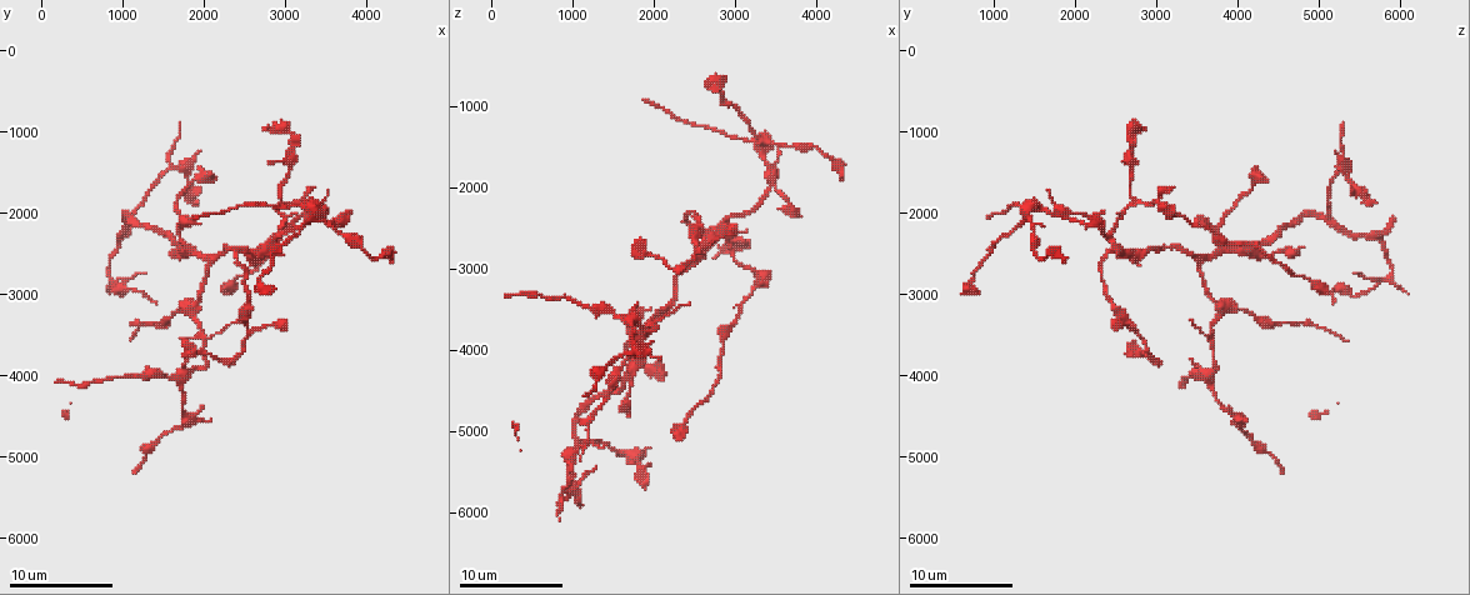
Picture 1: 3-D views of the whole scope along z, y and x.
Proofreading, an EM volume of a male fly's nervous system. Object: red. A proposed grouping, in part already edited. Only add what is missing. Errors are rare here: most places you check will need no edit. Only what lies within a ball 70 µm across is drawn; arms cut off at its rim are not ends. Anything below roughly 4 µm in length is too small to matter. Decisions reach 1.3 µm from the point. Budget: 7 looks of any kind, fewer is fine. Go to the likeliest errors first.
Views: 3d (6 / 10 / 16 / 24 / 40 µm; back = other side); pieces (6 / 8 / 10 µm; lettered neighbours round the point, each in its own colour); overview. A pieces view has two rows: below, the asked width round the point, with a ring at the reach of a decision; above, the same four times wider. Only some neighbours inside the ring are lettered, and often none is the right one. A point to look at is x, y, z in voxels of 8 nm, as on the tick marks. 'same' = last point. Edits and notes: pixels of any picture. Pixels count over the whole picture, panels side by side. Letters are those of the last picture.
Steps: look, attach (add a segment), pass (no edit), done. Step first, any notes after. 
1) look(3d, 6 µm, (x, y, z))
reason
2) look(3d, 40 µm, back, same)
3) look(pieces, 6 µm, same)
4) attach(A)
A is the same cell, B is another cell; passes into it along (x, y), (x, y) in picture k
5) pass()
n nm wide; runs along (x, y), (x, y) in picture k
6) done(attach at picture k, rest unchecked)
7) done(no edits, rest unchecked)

look(pieces, 8 µm, (1850, 1900, 5700))
free end

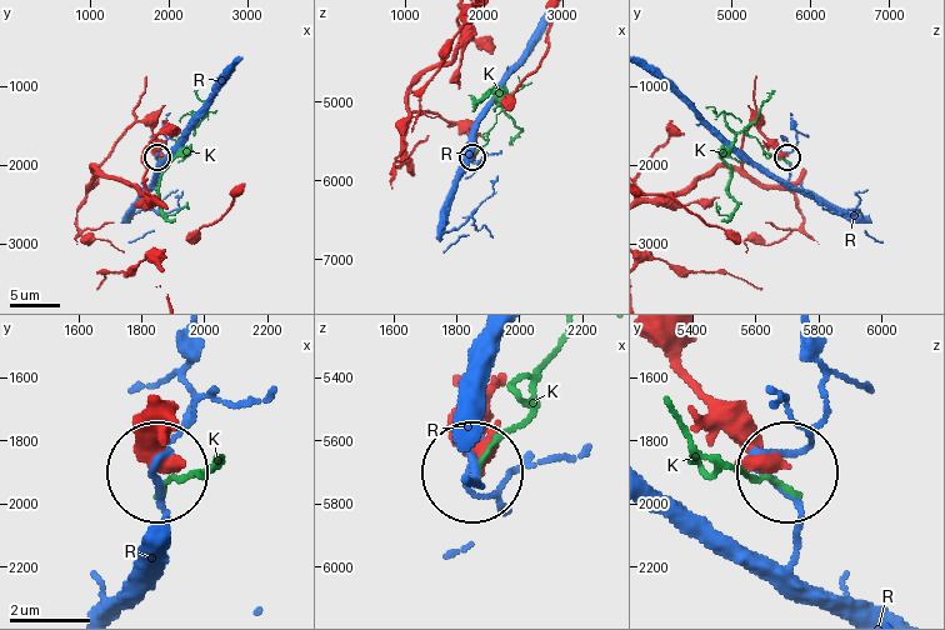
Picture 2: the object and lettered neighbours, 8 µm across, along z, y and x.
pass()
390 nm wide; K and R are other cells; runs along (148, 393), (161, 460) in picture 2; no lettered segment goes on from it

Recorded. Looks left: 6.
look(3d, 10 µm, (1750, 3600, 2750))
branch stops here

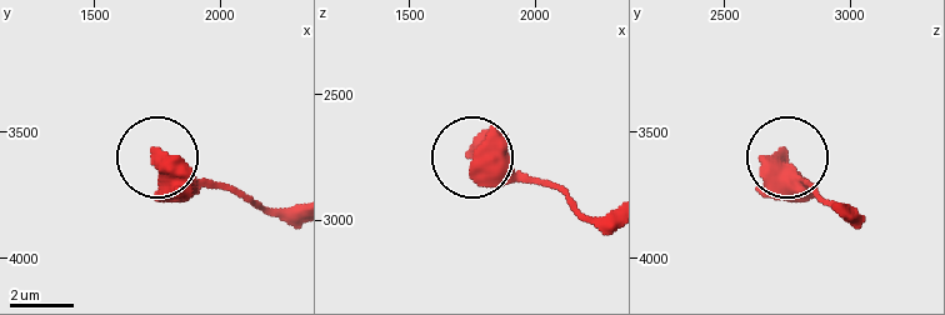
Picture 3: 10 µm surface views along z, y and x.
look(pieces, 10 µm, (1760, 3600, 2730))

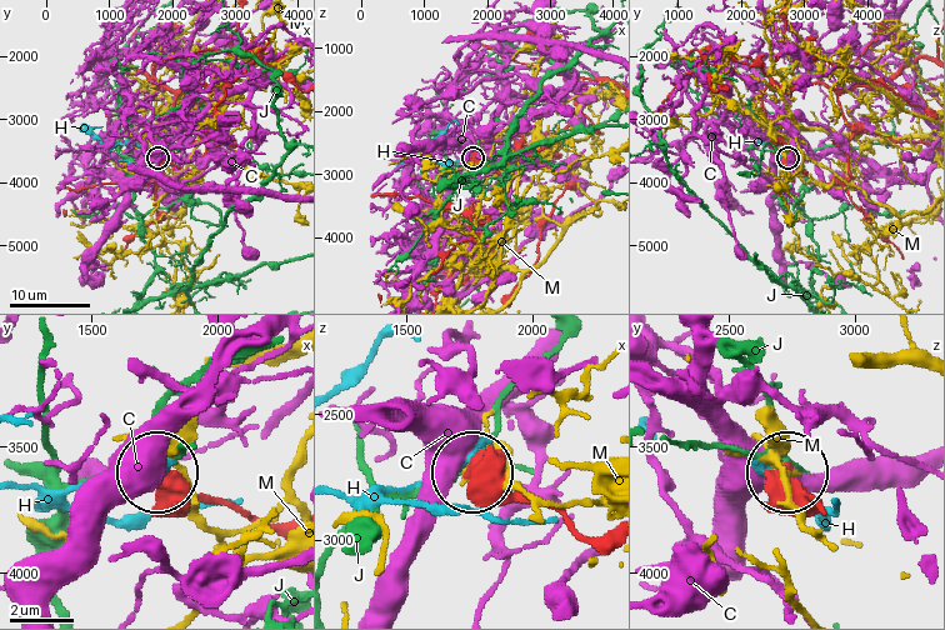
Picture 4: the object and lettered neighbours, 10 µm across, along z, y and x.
pass()
C, H, J and M are other cells; no lettered segment goes on from it

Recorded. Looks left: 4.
look(3d, 6 µm, (2100, 1600, 4300))
free end

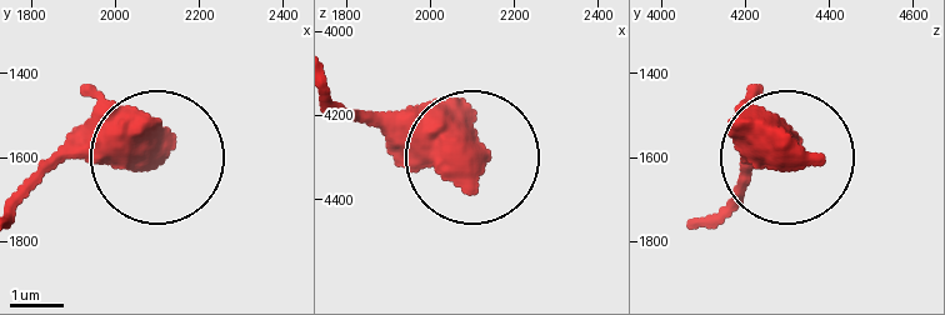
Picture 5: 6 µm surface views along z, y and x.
look(pieces, 6 µm, (2120, 1565, 4295))
see the neighbours

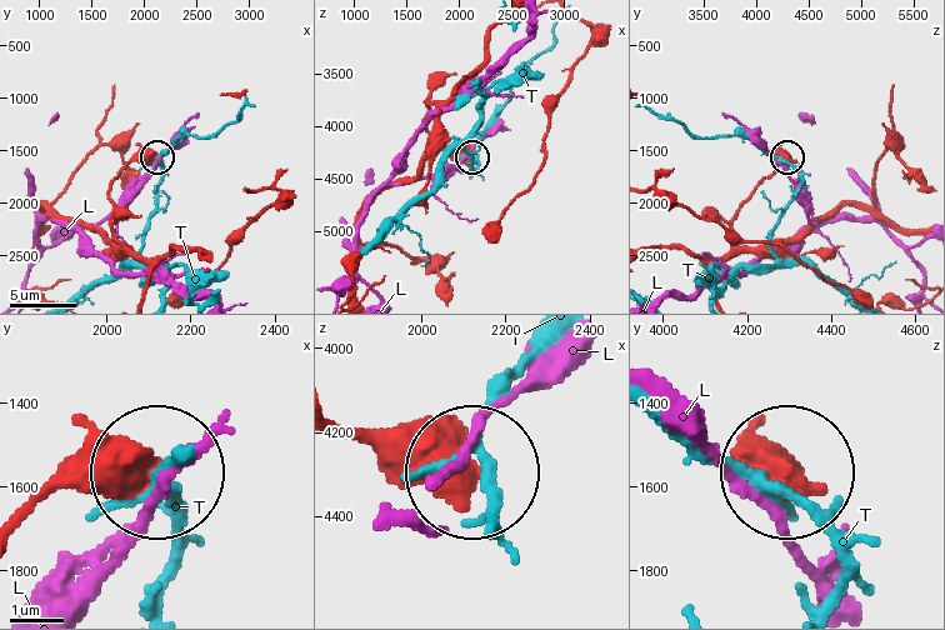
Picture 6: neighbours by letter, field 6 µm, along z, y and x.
pass()
550 nm wide; L and T are other cells; none of them fits

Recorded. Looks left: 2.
look(pieces, 6 µm, (2300, 3000, 5100))
end of a long branch

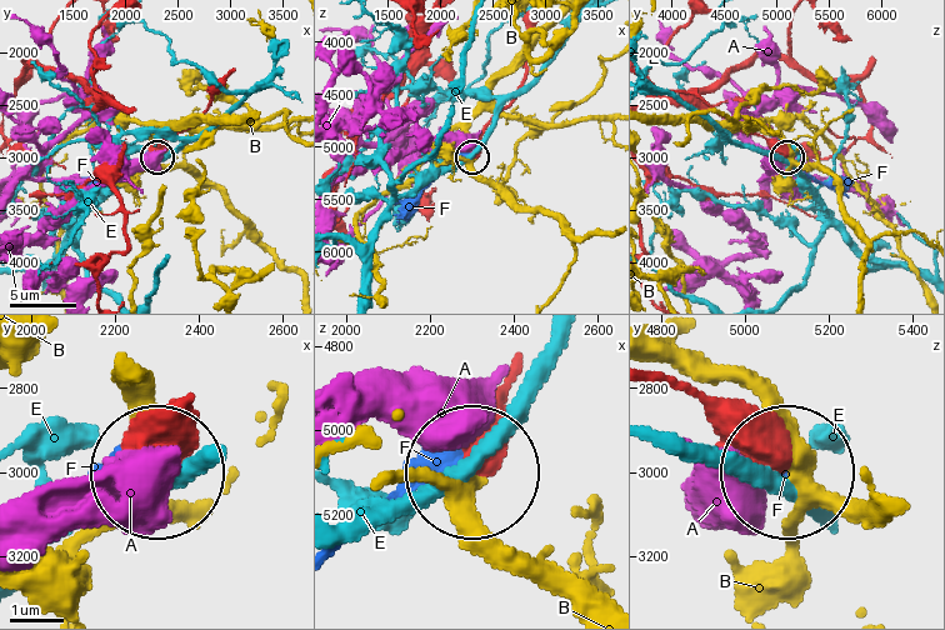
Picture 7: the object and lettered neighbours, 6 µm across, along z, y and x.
attach(F)
F is the same cell, A, B and E are other cells; passes into it along (503, 396), (341, 544) in picture 7; it goes on there

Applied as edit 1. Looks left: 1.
done(attach at picture 7, rest unchecked)

